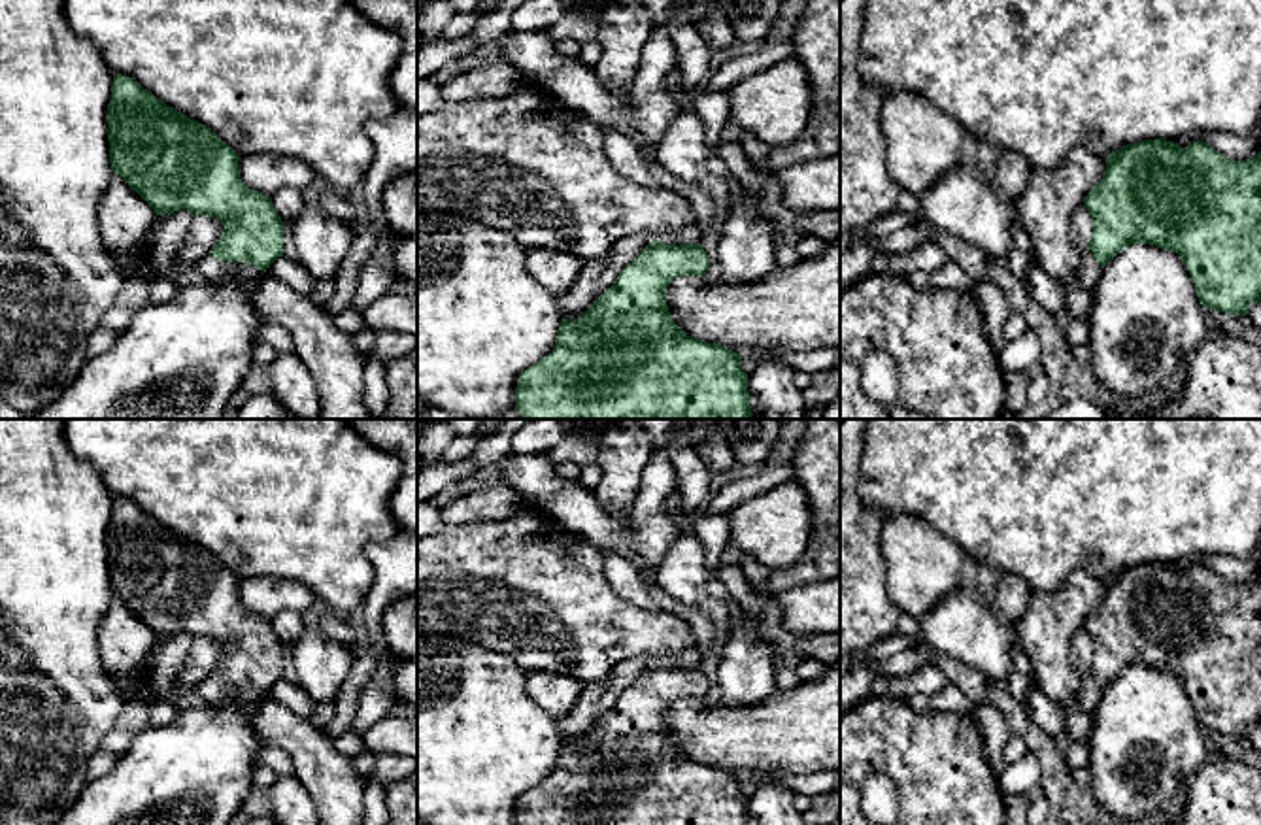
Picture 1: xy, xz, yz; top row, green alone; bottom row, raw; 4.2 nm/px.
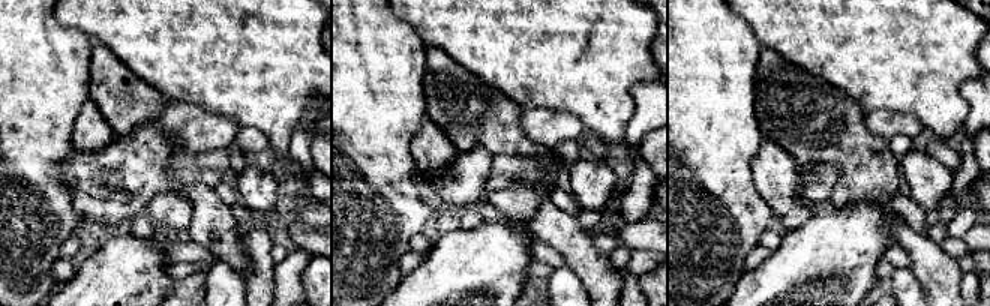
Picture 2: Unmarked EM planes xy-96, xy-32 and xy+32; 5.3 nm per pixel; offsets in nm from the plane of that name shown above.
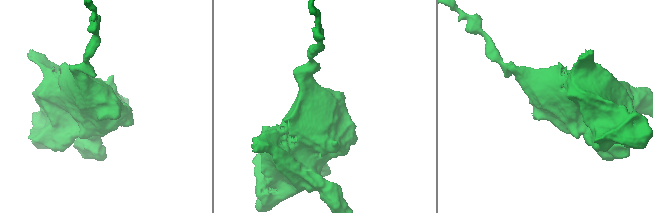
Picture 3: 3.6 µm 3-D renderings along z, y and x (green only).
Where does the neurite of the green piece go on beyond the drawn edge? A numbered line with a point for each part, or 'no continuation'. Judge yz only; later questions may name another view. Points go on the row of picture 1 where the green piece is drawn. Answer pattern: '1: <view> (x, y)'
1: yz (1090, 270)

